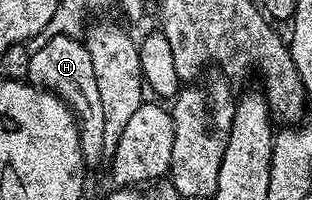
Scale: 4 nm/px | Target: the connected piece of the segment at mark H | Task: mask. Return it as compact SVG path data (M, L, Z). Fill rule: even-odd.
M58 35L50 39L37 53L31 54L27 80L40 88L46 88L48 92L54 92L67 103L77 122L77 134L81 138L81 154L84 165L104 163L105 109L101 106L101 94L97 91L97 73L93 70L93 58L89 58L86 43L82 39L65 35Z

